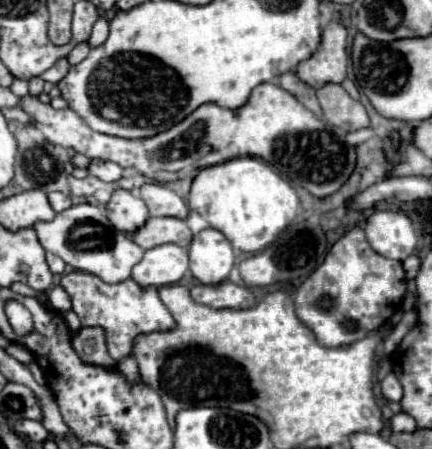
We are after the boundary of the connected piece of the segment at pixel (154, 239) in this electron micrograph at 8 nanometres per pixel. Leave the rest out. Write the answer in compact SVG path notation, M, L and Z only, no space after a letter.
M150 217L140 229L132 233L132 241L138 243L142 249L152 249L164 243L178 243L182 247L188 247L190 239L192 231L182 219Z

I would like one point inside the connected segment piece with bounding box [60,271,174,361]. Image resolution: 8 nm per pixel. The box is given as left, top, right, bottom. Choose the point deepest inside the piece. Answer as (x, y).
(124, 310)

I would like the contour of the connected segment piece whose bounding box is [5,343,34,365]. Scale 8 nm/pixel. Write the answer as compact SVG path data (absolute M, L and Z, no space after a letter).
M11 343L5 351L12 356L13 358L17 359L21 363L25 365L29 365L31 361L33 361L34 357L33 355L26 350L21 345L18 345L16 343Z

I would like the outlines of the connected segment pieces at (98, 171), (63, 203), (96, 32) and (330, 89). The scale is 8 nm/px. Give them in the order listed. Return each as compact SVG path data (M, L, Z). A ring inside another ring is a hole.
M92 159L88 165L88 173L102 179L102 181L118 181L122 177L122 167L110 161L96 161Z
M50 193L48 199L50 199L50 205L52 205L54 211L64 211L64 209L68 209L72 205L70 197L64 195L64 193Z
M100 17L96 23L94 23L94 29L92 29L92 35L88 39L88 43L92 47L98 47L98 43L104 43L106 41L106 35L108 35L108 21L104 17Z
M328 83L328 85L320 87L316 93L318 93L320 107L324 111L324 119L330 125L334 125L346 133L370 127L370 117L368 117L364 105L360 101L352 99L342 89L342 85Z

